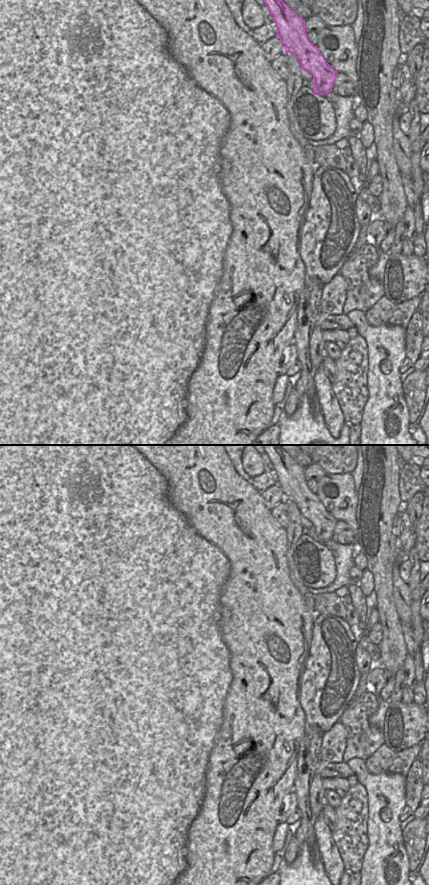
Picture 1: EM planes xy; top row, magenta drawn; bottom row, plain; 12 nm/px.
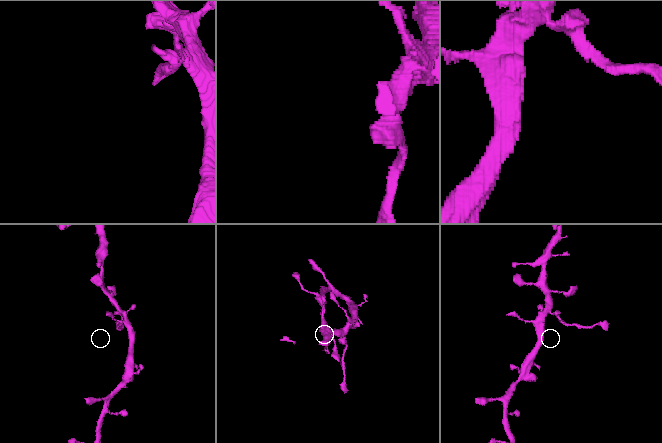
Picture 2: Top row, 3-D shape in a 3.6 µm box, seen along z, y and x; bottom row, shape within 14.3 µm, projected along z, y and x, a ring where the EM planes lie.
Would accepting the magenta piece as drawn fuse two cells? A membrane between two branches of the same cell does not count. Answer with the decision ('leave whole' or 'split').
split

